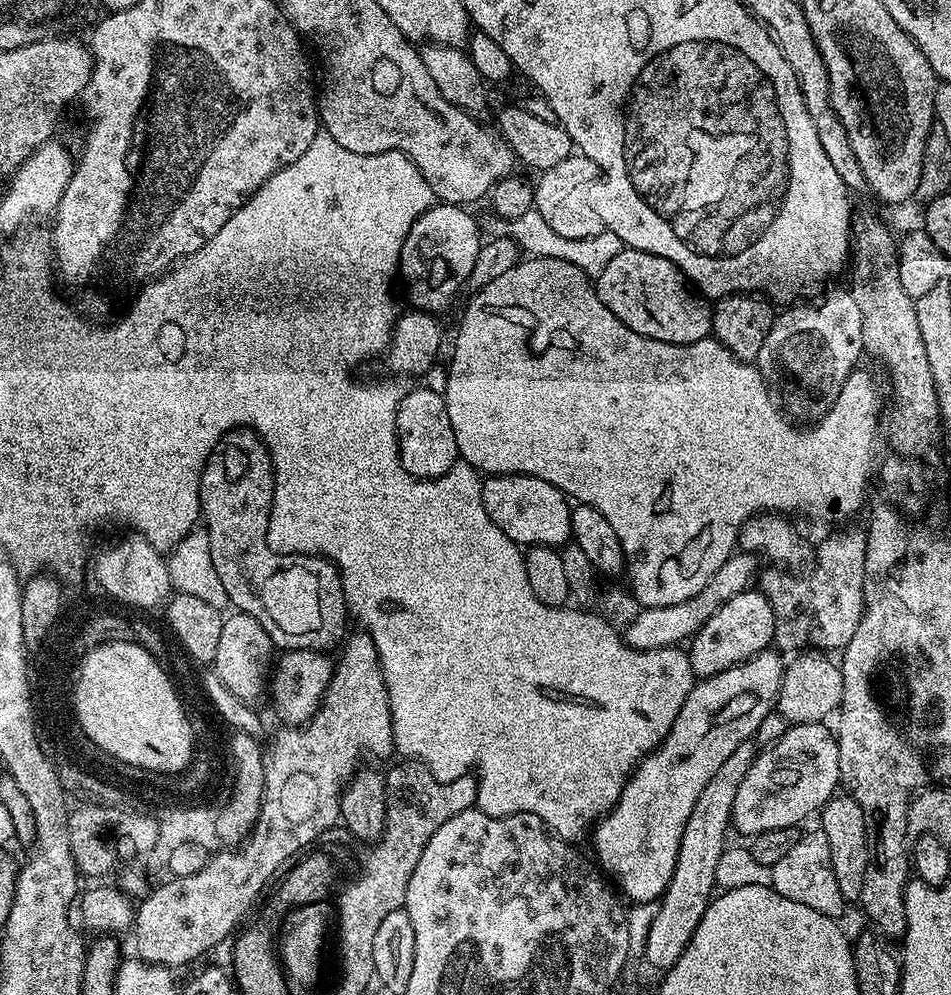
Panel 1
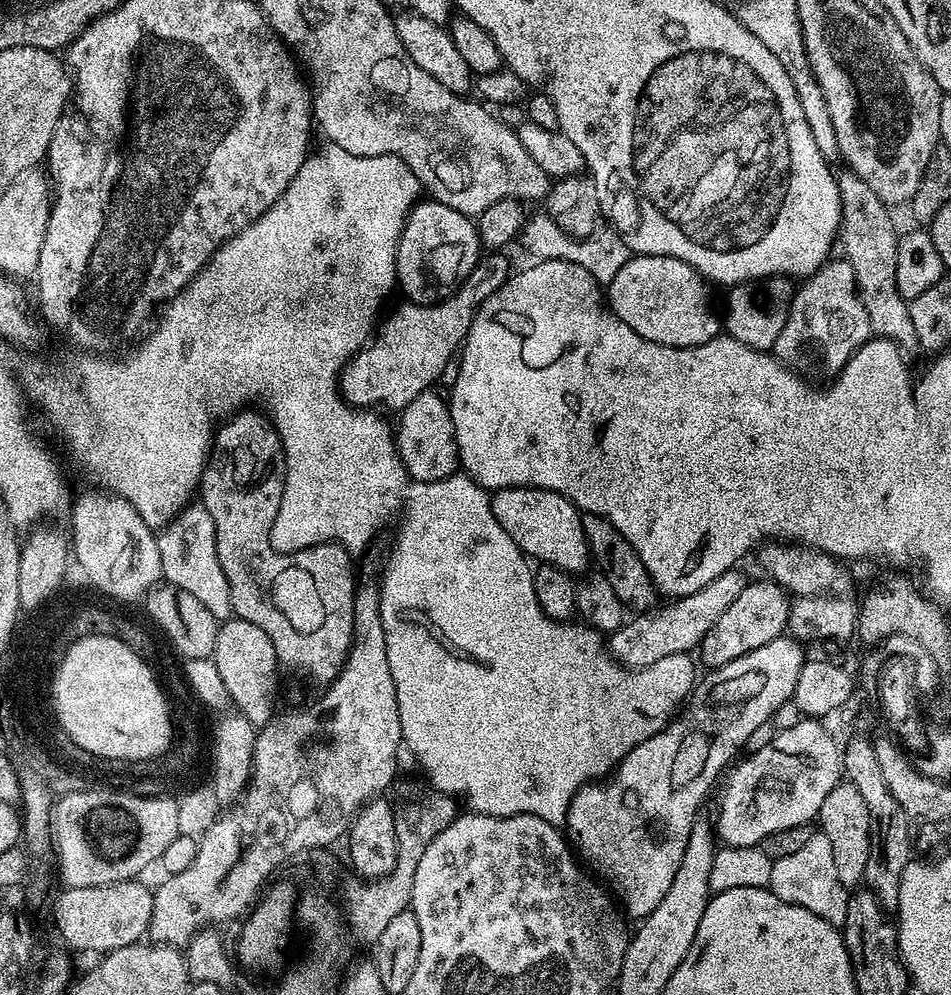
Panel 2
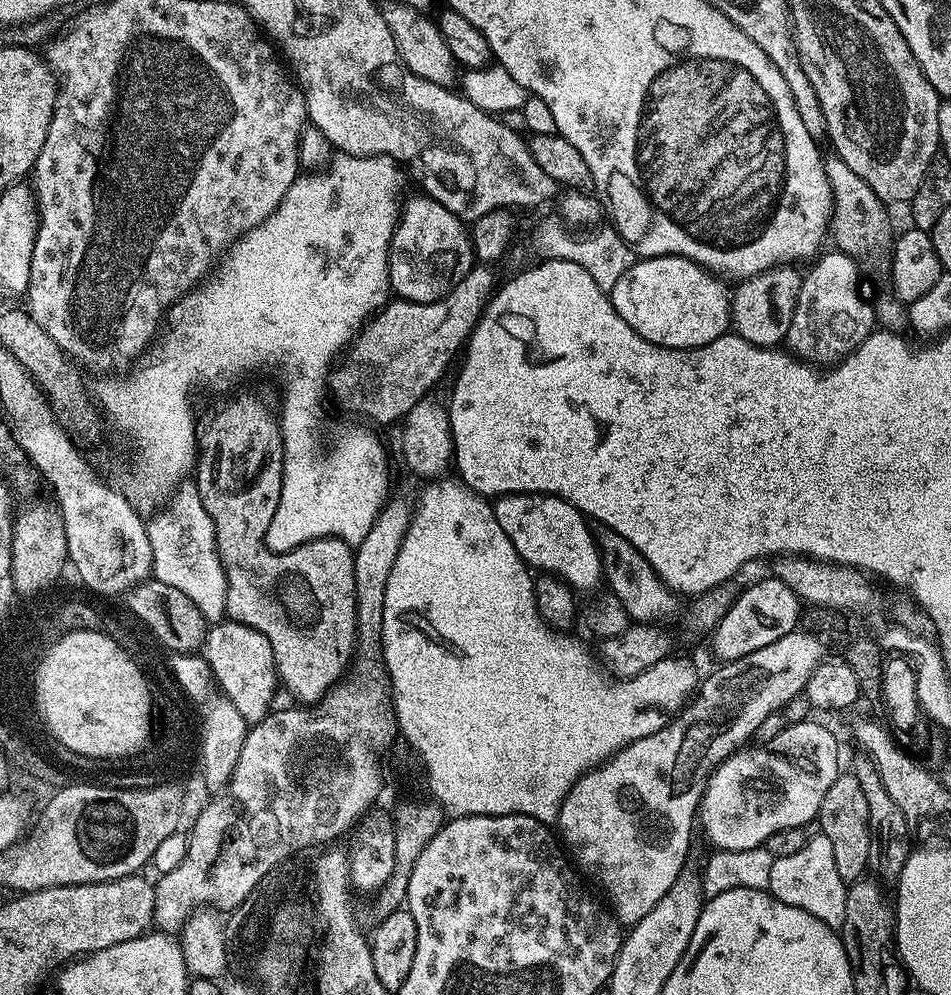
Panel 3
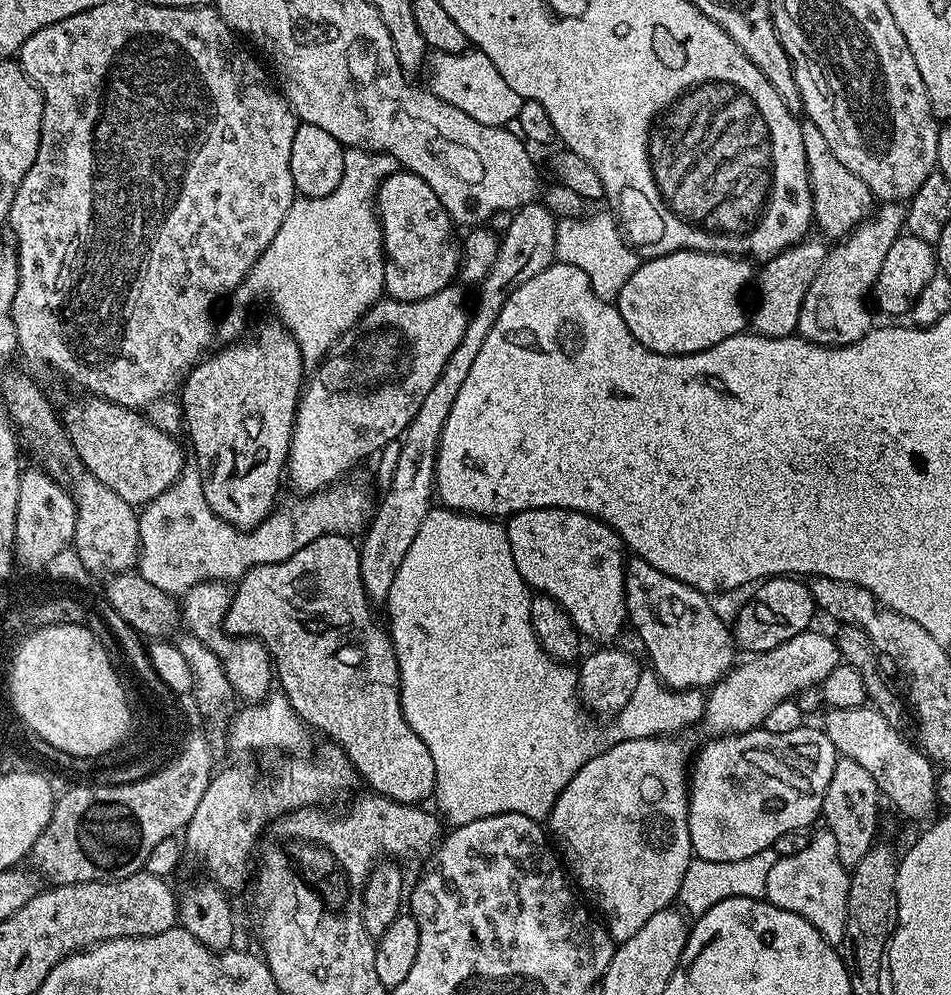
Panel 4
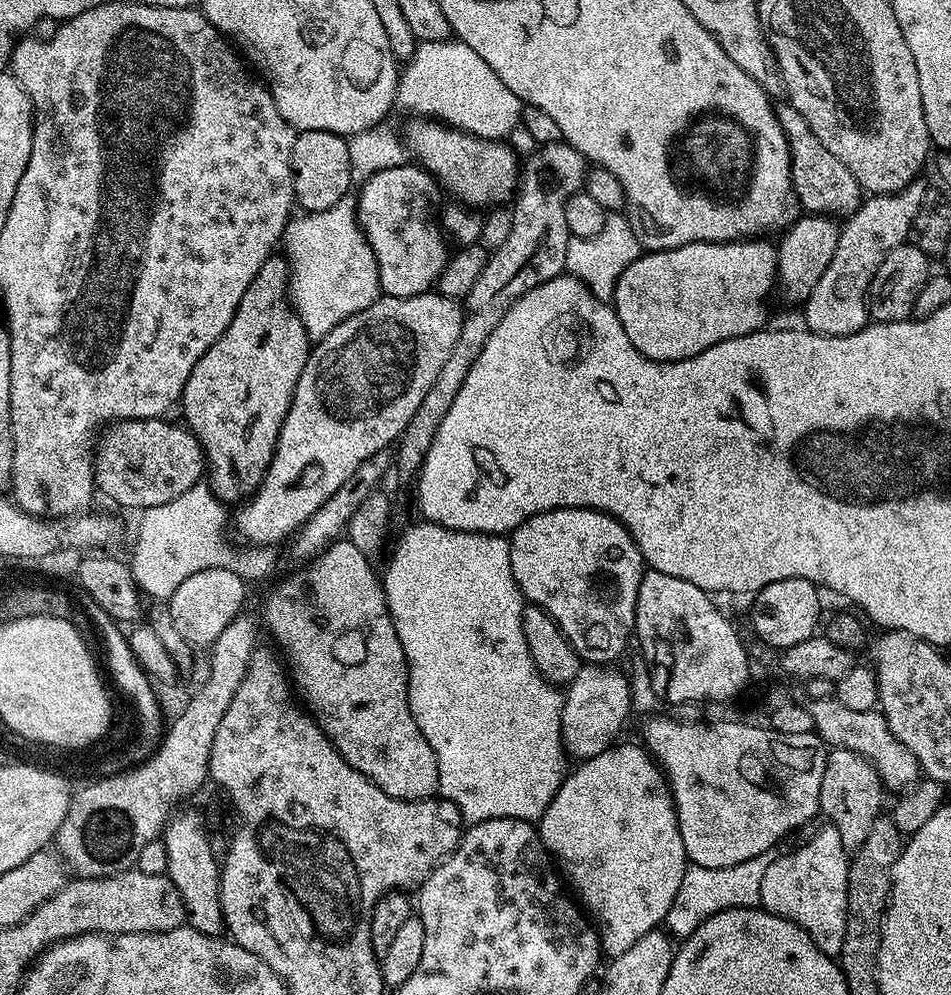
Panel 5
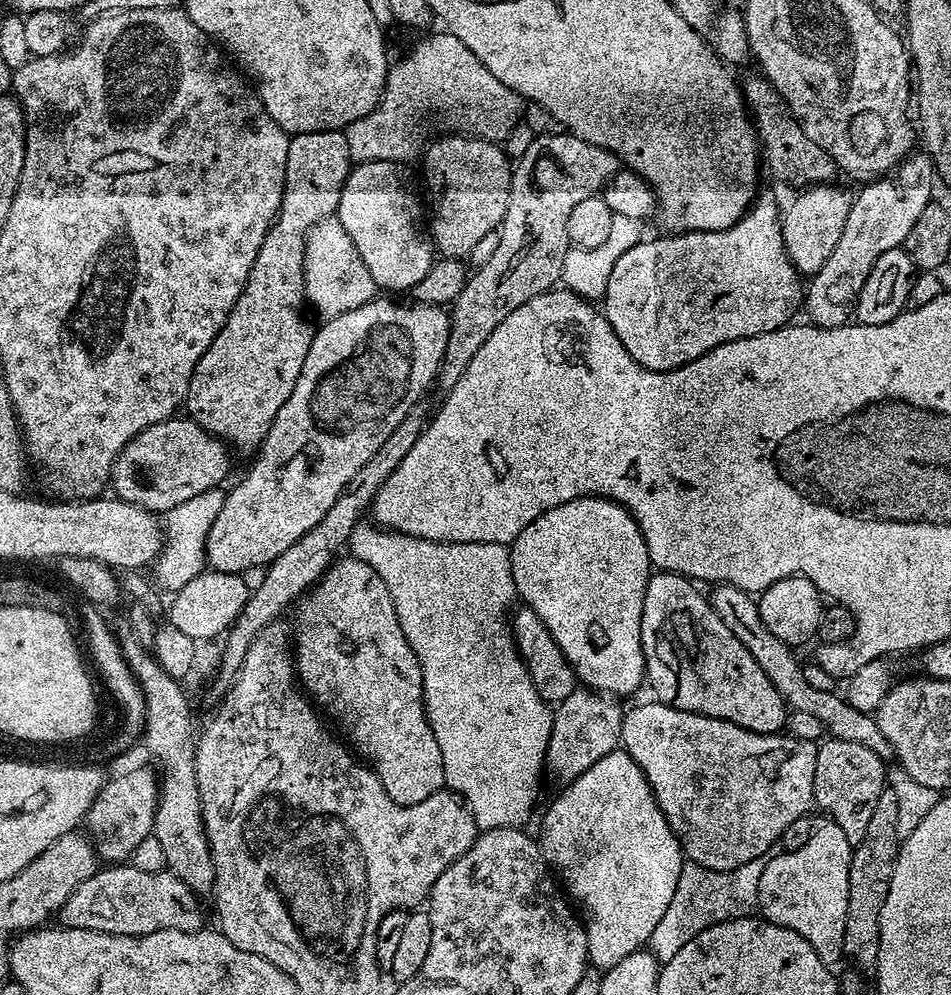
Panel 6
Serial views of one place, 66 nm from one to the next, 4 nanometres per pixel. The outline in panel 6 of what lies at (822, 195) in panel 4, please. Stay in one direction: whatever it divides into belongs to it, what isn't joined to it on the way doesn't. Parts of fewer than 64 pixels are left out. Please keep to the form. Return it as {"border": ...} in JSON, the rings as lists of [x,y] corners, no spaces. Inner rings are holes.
{"border":[[[755,74],[748,81],[743,81],[742,91],[750,115],[756,125],[758,139],[762,145],[763,159],[768,159],[768,168],[784,184],[793,184],[793,189],[803,190],[814,184],[827,184],[838,176],[836,160],[830,158],[818,142],[810,142],[802,126],[792,115],[778,90],[763,75]]]}

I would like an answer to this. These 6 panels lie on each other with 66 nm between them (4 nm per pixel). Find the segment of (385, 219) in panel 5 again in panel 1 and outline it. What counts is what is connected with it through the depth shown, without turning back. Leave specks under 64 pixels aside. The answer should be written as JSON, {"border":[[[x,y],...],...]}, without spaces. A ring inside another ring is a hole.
{"border":[[[433,203],[410,226],[406,242],[400,251],[399,275],[404,275],[404,284],[408,287],[408,300],[413,309],[421,312],[441,314],[456,300],[463,284],[472,278],[474,258],[482,243],[480,228],[467,207],[459,204]]]}

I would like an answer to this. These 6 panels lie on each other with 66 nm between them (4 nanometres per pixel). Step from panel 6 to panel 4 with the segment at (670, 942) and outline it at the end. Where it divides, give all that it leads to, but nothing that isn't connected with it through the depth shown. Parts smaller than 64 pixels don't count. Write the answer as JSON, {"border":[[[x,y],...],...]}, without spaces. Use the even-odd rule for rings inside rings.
{"border":[[[771,847],[758,850],[758,854],[750,854],[750,858],[738,858],[738,862],[710,862],[694,858],[690,866],[686,866],[686,874],[682,878],[678,897],[679,907],[689,917],[695,918],[706,914],[710,906],[718,906],[718,902],[726,898],[763,900],[765,899],[766,878],[770,878],[770,870],[774,870],[777,859],[776,851]]]}

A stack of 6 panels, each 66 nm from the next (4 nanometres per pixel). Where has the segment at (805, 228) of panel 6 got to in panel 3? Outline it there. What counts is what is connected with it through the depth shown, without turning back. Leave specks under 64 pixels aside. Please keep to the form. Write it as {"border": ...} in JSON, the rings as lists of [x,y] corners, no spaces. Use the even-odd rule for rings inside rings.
{"border":[[[790,264],[762,270],[753,276],[743,277],[731,293],[732,322],[735,335],[741,336],[759,348],[775,348],[788,338],[790,322],[794,322],[794,306],[798,302],[798,290],[802,290],[804,272]]]}

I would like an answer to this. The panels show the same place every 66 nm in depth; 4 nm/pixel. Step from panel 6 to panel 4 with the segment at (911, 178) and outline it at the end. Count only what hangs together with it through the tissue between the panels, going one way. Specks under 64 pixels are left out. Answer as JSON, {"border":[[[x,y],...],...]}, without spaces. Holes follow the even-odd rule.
{"border":[[[884,202],[863,224],[859,224],[851,234],[843,237],[829,251],[822,270],[818,270],[818,278],[814,278],[814,282],[810,282],[810,290],[806,290],[806,298],[798,314],[796,332],[815,344],[841,348],[843,344],[858,342],[872,331],[874,321],[868,313],[864,295],[867,292],[869,295],[875,289],[882,262],[886,262],[890,246],[894,246],[894,242],[905,228],[905,205],[900,202]]]}

